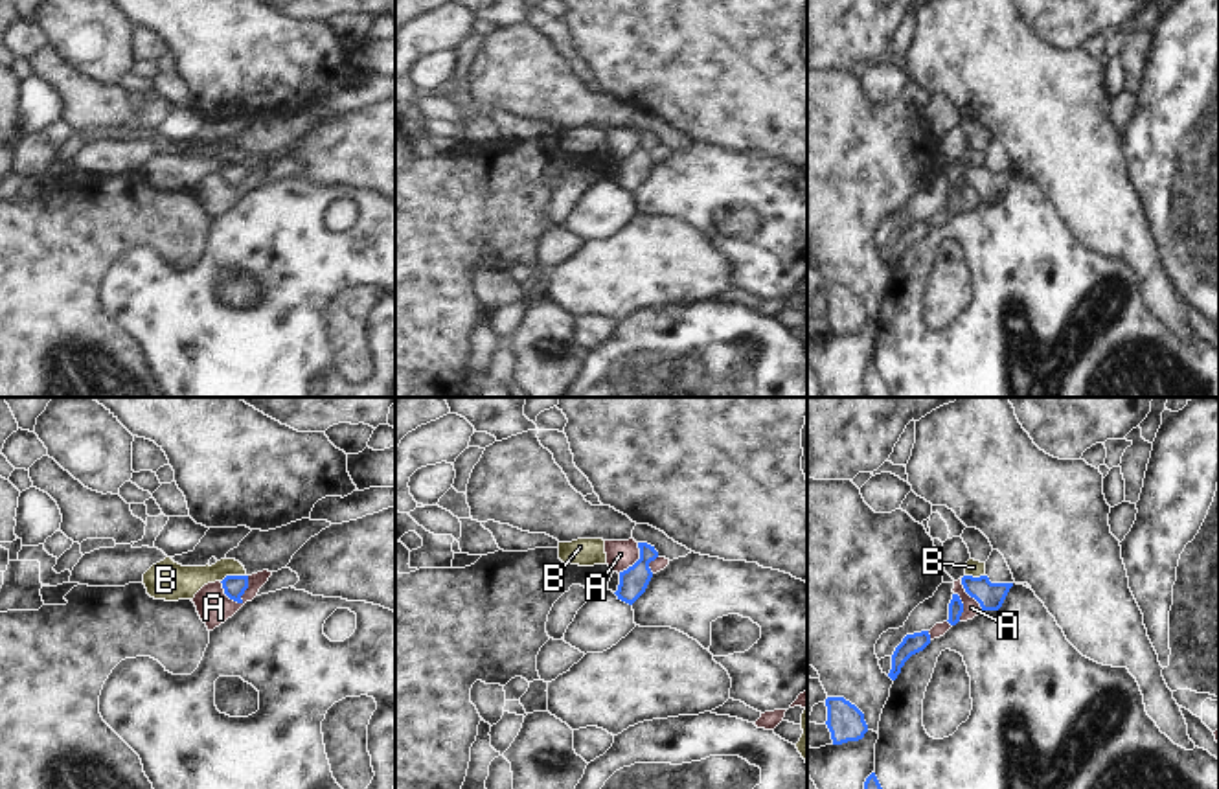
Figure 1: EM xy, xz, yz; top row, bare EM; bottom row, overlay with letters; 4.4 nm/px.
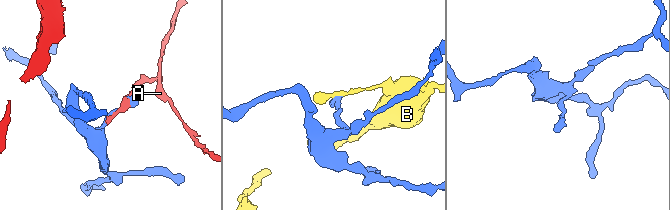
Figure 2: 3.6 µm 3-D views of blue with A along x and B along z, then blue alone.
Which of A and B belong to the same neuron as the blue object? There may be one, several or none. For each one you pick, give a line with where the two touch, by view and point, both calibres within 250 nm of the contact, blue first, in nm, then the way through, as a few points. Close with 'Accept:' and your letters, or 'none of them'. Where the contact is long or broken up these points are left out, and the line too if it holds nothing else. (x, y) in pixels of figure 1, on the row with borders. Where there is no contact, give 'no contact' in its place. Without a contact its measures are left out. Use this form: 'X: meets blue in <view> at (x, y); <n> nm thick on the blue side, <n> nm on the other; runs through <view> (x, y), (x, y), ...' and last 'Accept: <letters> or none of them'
Accept: none of them

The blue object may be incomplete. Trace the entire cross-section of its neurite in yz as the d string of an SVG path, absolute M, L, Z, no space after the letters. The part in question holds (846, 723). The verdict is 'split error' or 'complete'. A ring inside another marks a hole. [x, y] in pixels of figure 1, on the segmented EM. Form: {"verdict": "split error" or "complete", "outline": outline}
{"verdict": "complete", "outline": "M827 697L827 728L831 732L833 745L848 741L859 741L868 732L864 714L846 701L844 697Z"}

